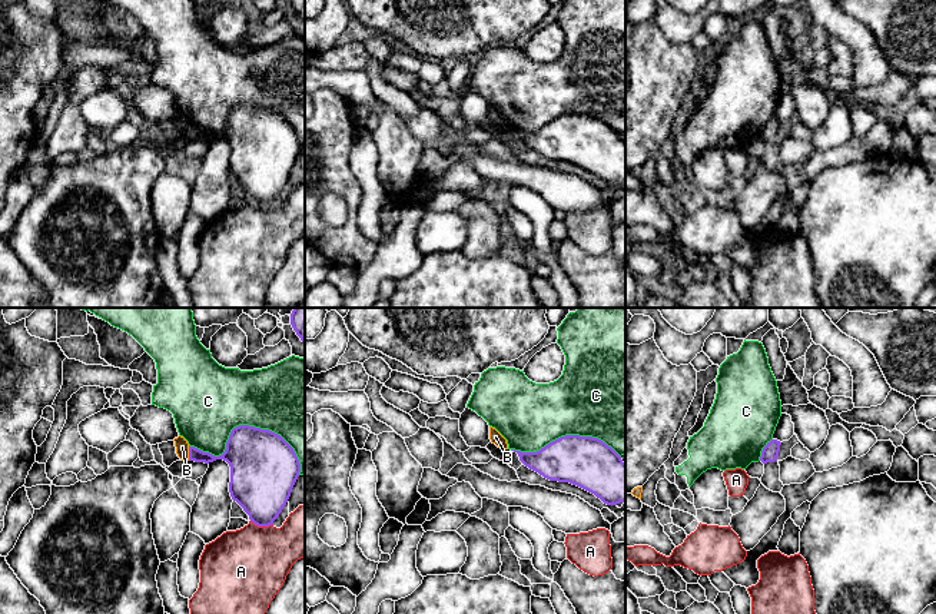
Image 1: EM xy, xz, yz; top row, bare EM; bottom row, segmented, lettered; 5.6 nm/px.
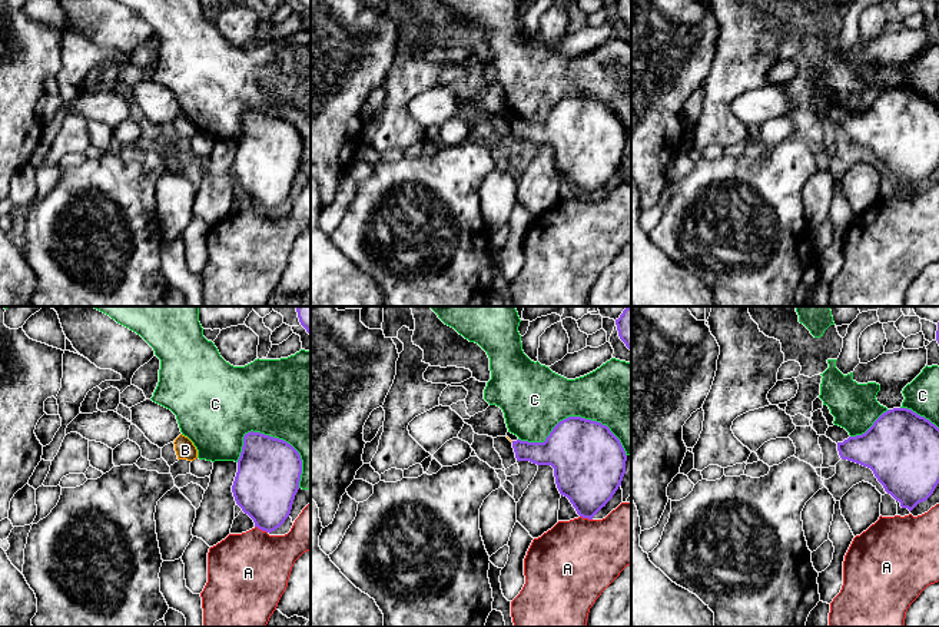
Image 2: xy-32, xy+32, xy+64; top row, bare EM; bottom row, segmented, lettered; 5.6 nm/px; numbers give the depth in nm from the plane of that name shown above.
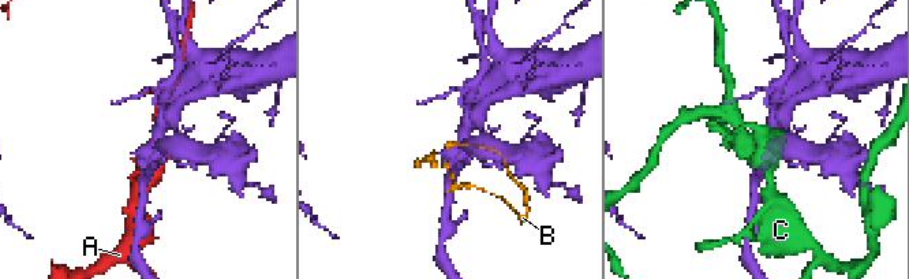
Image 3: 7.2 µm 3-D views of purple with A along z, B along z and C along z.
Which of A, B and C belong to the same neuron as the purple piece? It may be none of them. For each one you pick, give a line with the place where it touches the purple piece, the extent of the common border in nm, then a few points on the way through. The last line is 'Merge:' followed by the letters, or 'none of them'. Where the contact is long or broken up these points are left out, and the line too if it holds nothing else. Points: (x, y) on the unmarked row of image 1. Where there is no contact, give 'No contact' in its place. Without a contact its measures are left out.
Merge: none of them

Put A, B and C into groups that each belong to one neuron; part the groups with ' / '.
A / B / C

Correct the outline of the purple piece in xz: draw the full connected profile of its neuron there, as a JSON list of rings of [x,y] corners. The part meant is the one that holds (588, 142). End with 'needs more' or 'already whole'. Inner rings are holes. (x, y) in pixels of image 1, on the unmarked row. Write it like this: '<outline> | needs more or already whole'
[[[565,114],[537,132],[511,130],[550,160],[577,165],[607,185],[625,182],[625,142],[598,117]]] | already whole

